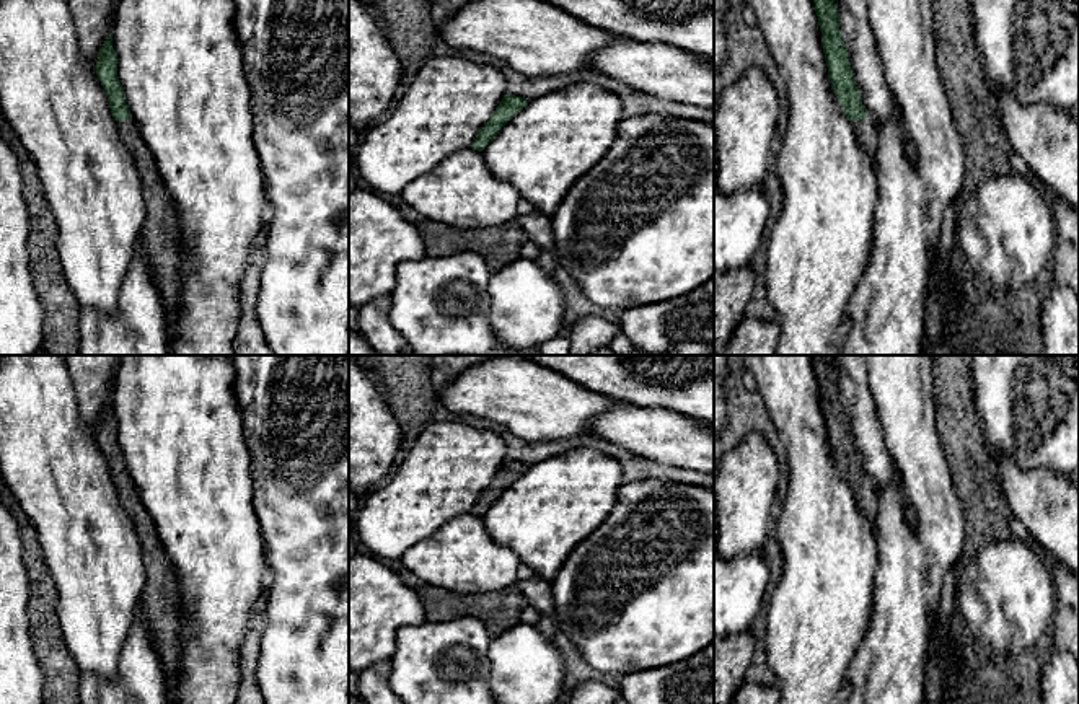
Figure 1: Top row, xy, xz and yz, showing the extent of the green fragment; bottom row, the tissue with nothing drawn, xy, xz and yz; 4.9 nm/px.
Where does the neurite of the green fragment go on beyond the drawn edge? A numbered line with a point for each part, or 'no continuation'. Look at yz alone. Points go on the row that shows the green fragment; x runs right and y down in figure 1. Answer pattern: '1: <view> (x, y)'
1: yz (866, 131)

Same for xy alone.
1: xy (162, 237)

